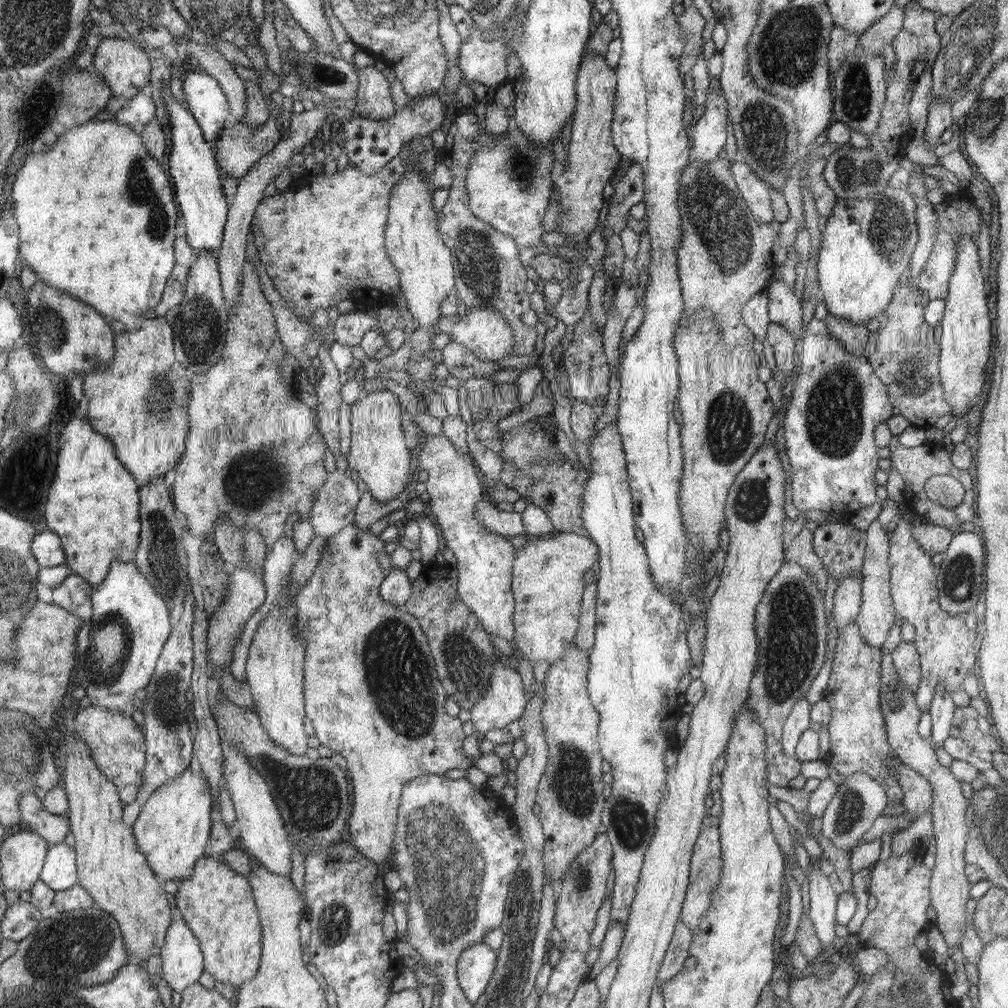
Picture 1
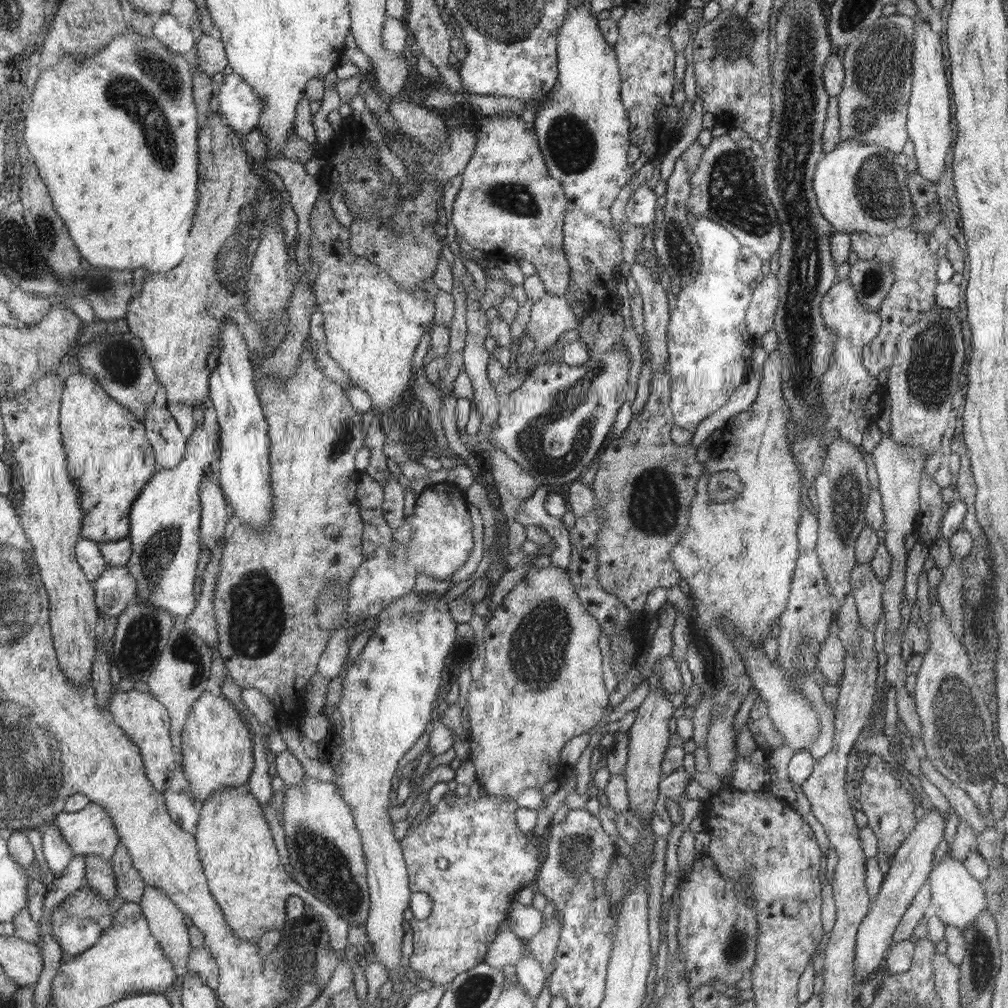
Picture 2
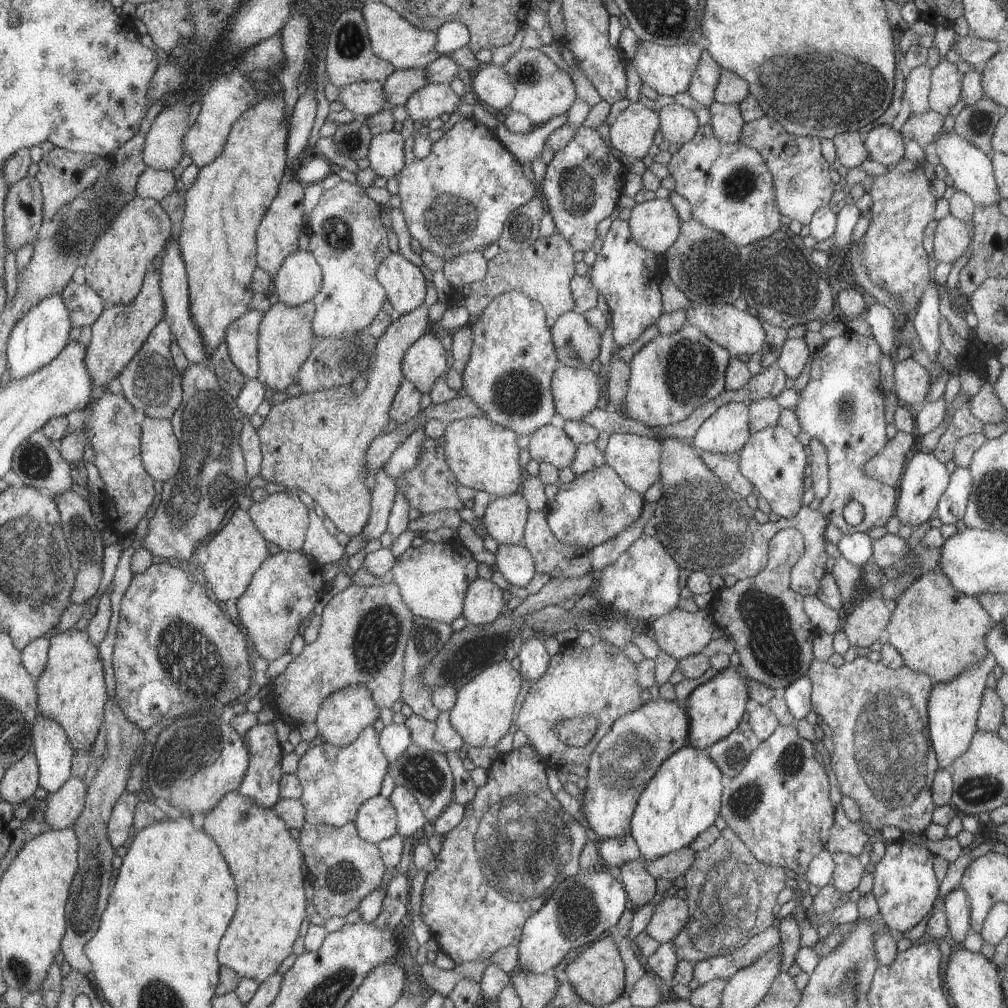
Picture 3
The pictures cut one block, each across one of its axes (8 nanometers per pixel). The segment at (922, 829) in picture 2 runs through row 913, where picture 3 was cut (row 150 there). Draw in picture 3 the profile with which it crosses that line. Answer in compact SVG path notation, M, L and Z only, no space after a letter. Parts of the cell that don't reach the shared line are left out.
M879 125L868 132L864 146L869 158L889 167L904 159L904 135L888 125Z

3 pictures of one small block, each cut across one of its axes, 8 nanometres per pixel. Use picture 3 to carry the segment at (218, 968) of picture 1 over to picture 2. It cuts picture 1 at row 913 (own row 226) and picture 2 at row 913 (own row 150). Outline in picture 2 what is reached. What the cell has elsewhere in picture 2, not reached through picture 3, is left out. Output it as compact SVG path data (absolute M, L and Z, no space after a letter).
M235 787L221 789L208 798L199 811L197 831L195 834L199 847L199 858L204 866L207 875L207 882L219 906L222 907L227 922L231 925L232 931L240 939L248 942L259 942L259 939L270 931L279 930L284 927L287 921L286 904L288 897L299 896L306 900L306 904L314 906L315 912L324 914L324 906L314 898L300 883L291 879L288 872L282 866L280 854L272 842L270 828L262 816L262 806L258 804L258 799L252 795L240 794Z

